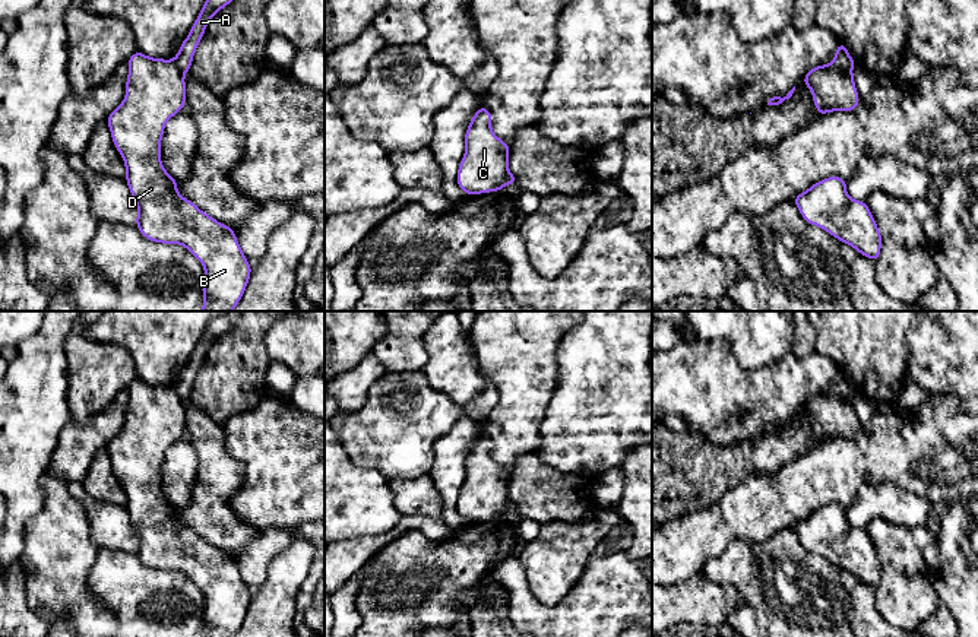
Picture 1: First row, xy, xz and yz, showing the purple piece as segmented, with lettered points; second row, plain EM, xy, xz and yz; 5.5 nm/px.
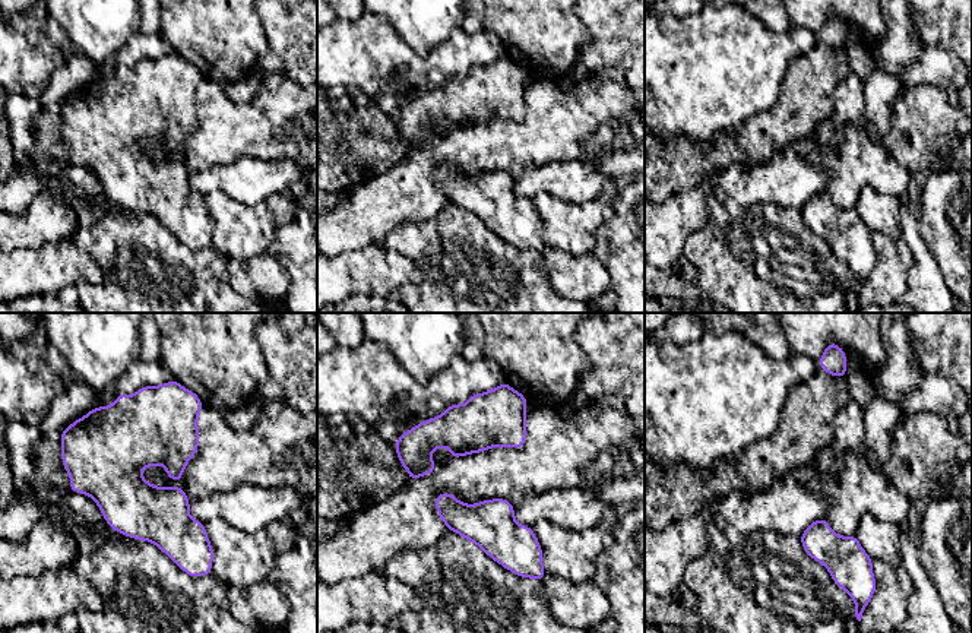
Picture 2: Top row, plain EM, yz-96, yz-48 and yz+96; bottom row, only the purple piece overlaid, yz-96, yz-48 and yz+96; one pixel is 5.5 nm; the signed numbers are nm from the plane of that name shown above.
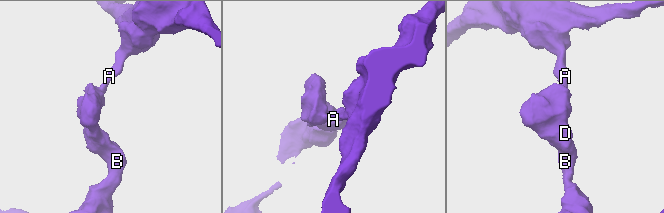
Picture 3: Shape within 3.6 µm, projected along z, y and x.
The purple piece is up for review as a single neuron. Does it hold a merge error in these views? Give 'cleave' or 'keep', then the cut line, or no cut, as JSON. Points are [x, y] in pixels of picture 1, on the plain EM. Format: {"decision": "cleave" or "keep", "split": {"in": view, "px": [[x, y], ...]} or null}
{"decision": "cleave", "split": {"in": "yz", "px": [[835, 386], [851, 396]]}}

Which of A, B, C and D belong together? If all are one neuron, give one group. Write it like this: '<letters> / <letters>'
A / B C D

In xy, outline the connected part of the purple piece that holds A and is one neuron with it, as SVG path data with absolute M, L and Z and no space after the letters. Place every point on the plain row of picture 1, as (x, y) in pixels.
M225 311L224 314L211 320L196 345L193 354L190 355L189 364L181 370L177 383L174 384L175 392L183 400L190 399L193 383L199 370L205 362L205 356L209 348L227 332L234 329L235 323L241 317L241 311Z

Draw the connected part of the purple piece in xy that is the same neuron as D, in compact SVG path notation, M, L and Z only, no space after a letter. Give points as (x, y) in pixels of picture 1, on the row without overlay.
M137 377L126 392L129 394L126 424L105 449L126 492L126 510L137 533L134 551L146 567L180 571L202 590L205 595L202 637L234 637L253 596L243 581L234 555L218 549L184 526L177 517L178 507L173 506L161 489L164 454L186 432L184 400L174 387L148 384Z

